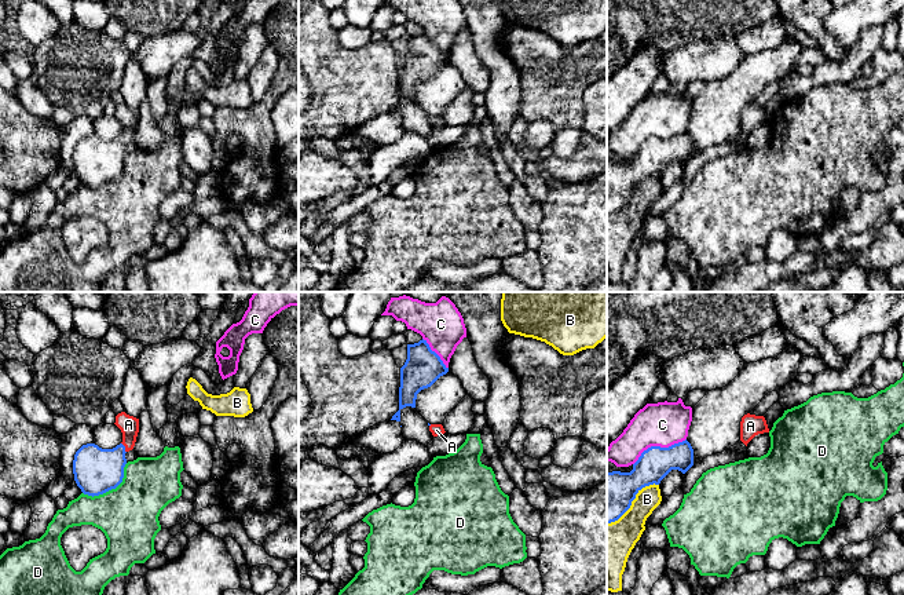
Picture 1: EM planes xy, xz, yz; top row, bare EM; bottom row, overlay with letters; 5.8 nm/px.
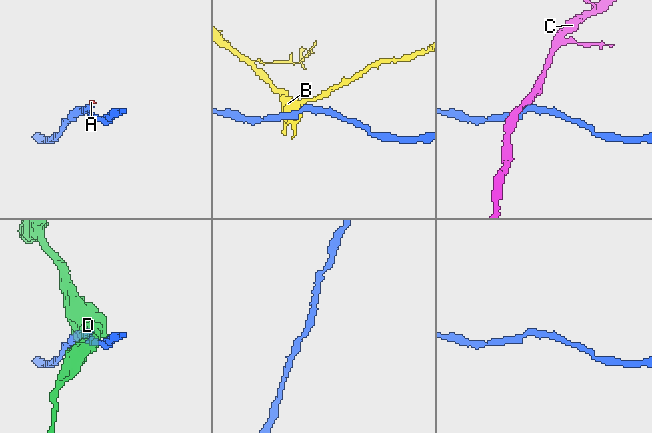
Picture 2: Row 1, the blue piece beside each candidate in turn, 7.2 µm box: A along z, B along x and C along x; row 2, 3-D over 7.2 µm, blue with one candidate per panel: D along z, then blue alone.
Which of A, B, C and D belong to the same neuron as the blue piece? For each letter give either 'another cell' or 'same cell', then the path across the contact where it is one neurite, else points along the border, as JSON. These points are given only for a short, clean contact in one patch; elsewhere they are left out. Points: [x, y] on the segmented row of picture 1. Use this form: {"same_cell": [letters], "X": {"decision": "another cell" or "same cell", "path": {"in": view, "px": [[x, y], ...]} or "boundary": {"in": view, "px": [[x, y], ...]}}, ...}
{"same_cell": ["A"], "A": {"decision": "same cell"}, "B": {"decision": "another cell"}, "C": {"decision": "another cell"}, "D": {"decision": "another cell"}}

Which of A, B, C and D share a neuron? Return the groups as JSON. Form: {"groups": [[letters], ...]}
{"groups": [["A"], ["B"], ["C"], ["D"]]}

